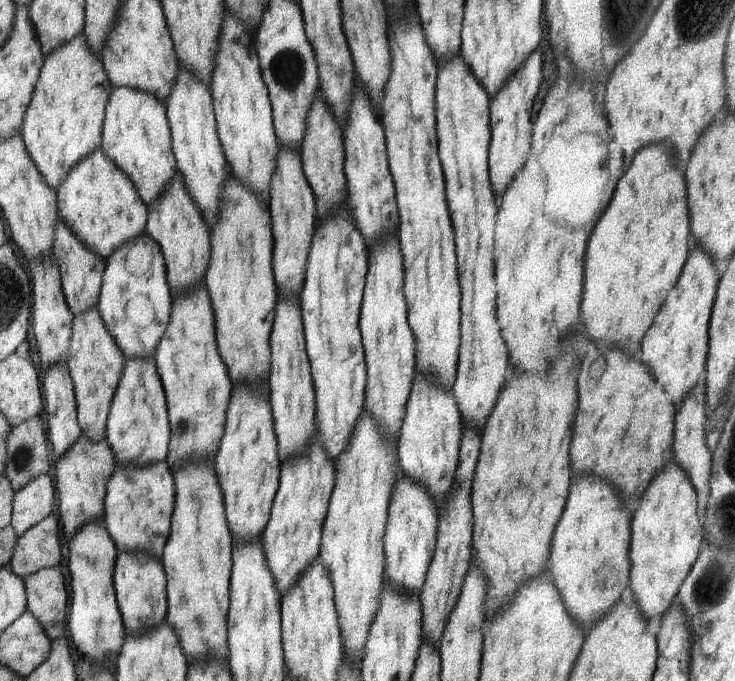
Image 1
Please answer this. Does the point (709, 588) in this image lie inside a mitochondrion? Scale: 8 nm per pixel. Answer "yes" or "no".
yes

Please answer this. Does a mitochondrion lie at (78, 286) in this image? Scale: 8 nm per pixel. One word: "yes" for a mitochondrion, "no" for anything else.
no

